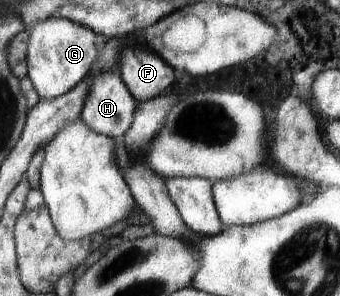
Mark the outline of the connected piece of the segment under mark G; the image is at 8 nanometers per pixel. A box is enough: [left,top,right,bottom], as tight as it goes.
[27,16,98,100]

